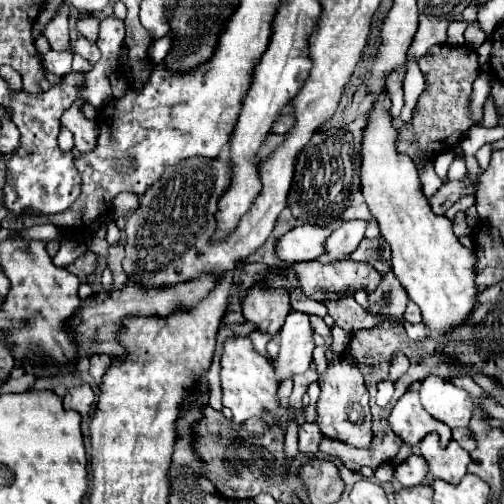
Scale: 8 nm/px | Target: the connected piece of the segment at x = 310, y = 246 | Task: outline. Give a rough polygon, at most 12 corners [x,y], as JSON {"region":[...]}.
{"region":[[296,226],[278,242],[288,262],[326,254],[330,226]]}

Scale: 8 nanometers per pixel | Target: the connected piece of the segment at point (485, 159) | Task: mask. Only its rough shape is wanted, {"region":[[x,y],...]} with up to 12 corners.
{"region":[[486,143],[478,150],[476,159],[479,167],[488,167],[492,143]]}

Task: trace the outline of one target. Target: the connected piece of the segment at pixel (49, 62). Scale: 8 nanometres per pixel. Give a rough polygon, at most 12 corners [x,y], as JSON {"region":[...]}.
{"region":[[50,50],[42,64],[56,76],[72,68],[72,52]]}

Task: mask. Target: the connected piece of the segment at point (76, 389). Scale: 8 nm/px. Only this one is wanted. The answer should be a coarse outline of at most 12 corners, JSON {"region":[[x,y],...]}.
{"region":[[78,384],[66,392],[64,408],[88,416],[94,390]]}

